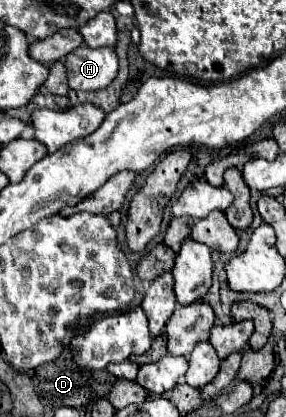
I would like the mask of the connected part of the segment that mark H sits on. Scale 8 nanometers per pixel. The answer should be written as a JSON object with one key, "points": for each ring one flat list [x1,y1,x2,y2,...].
{"points":[[79,46,65,56,67,82,71,90,101,90,117,76,117,54,111,46,89,48]]}

